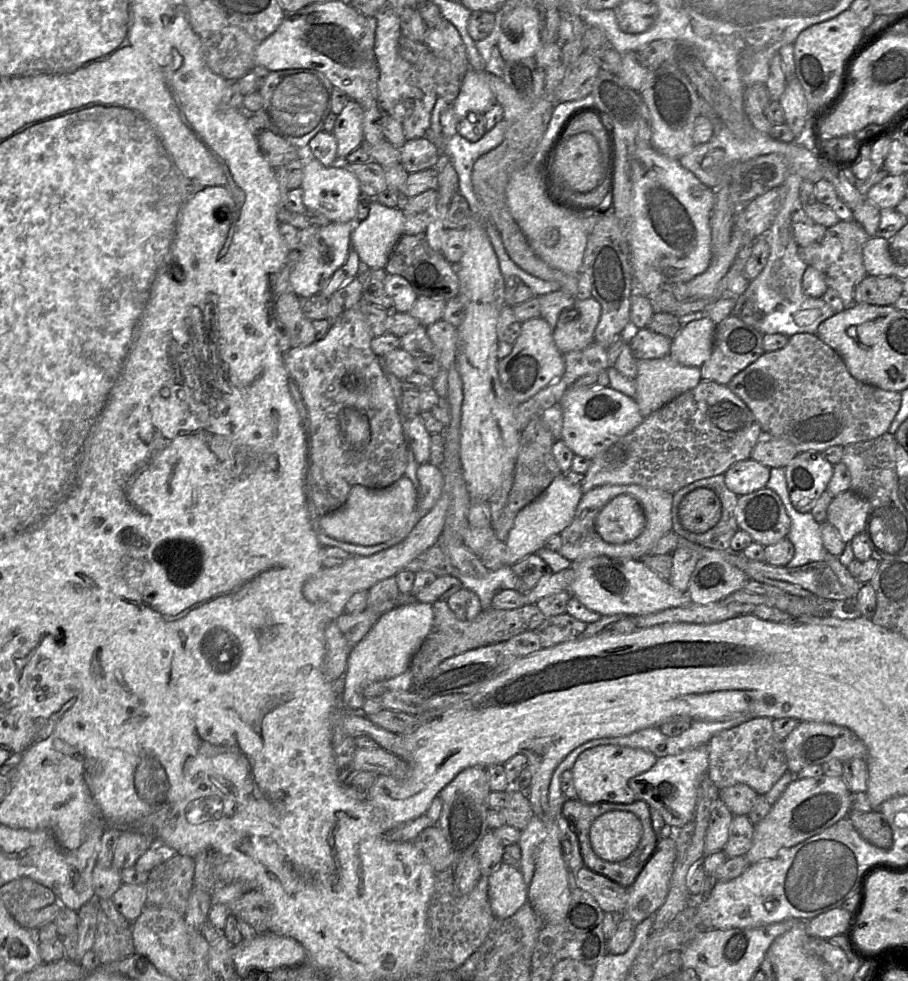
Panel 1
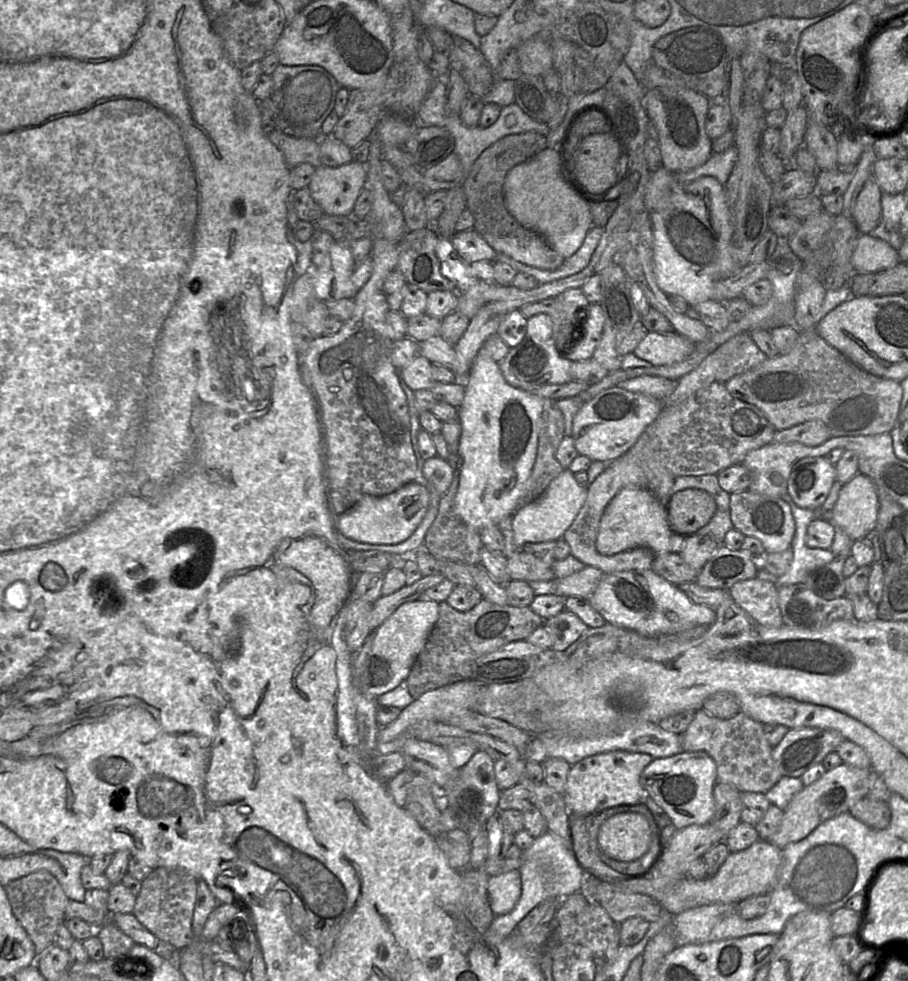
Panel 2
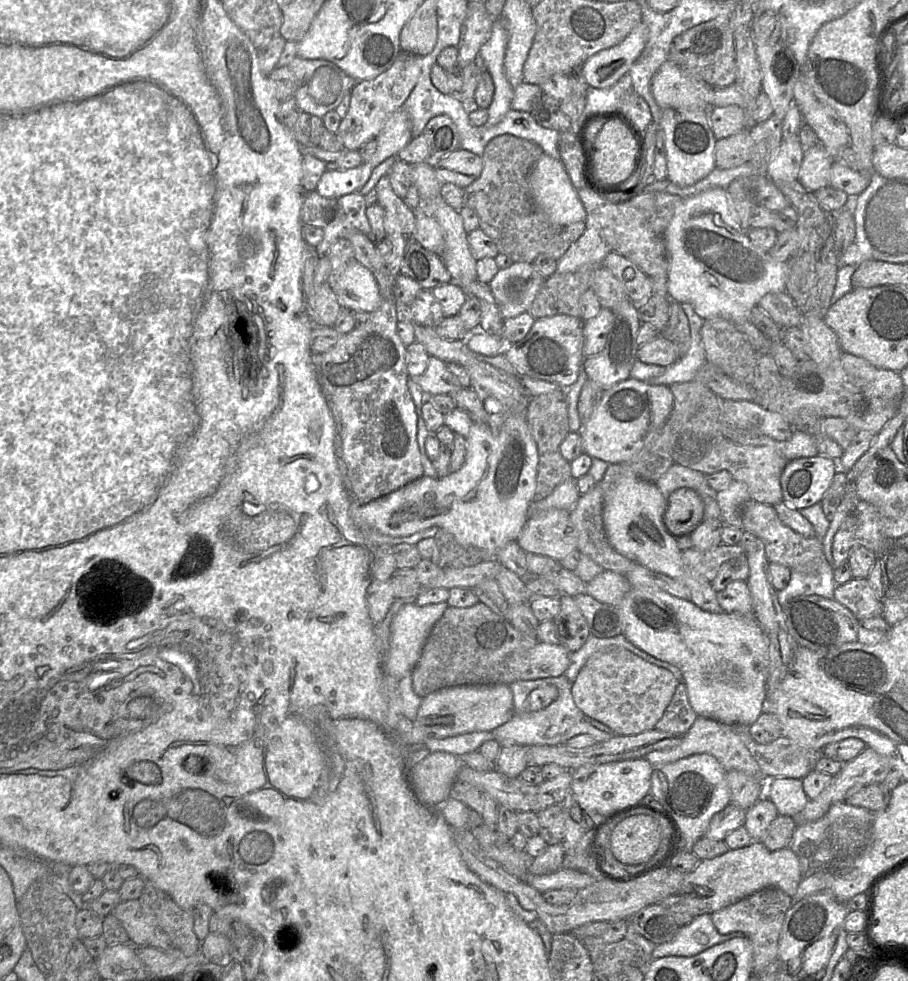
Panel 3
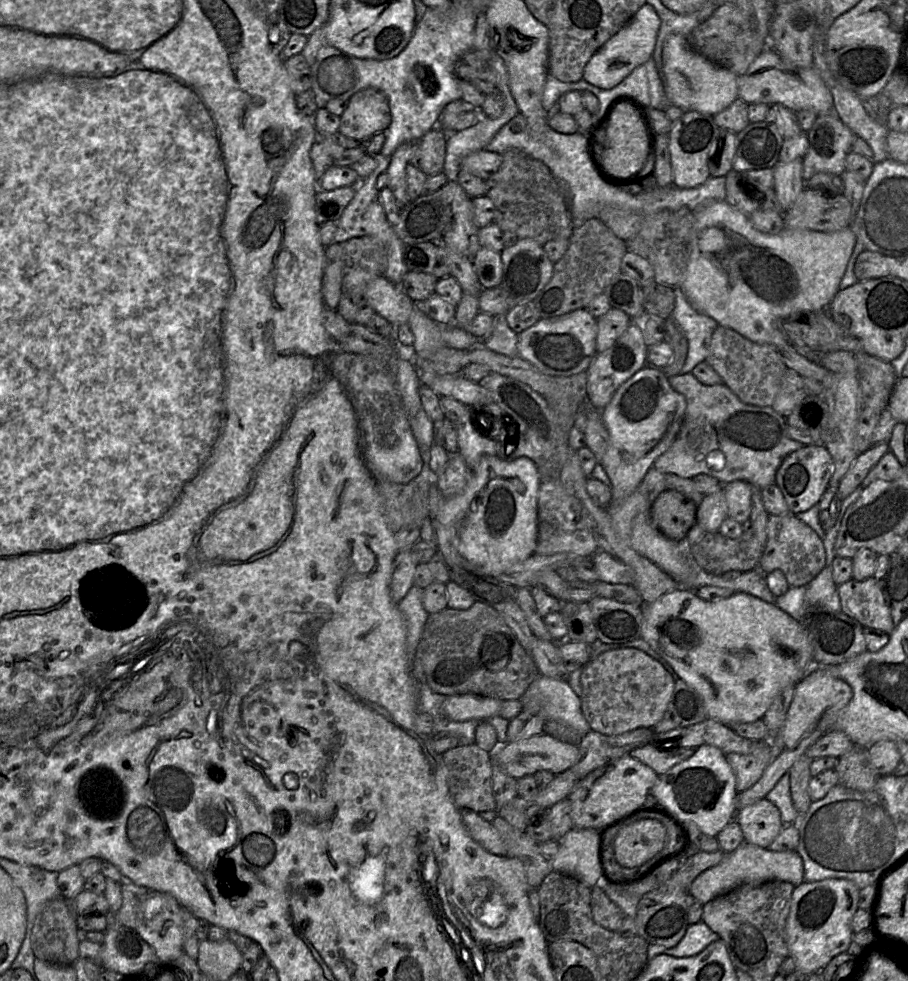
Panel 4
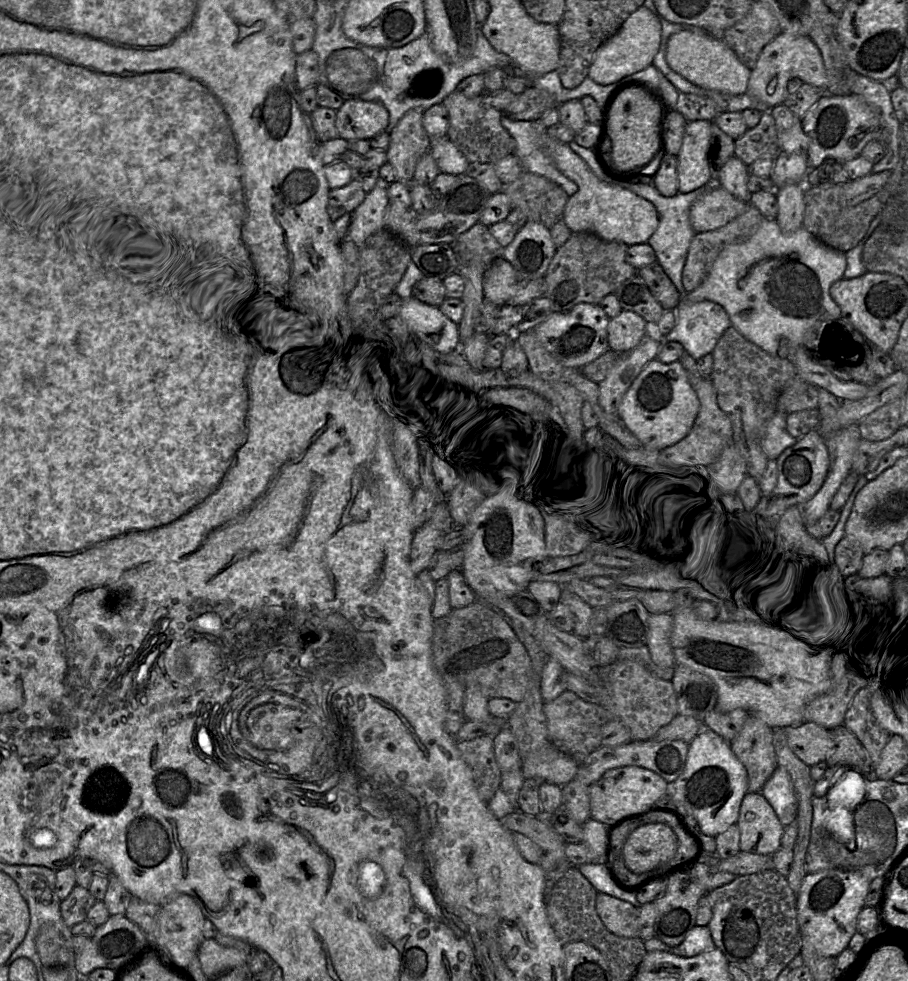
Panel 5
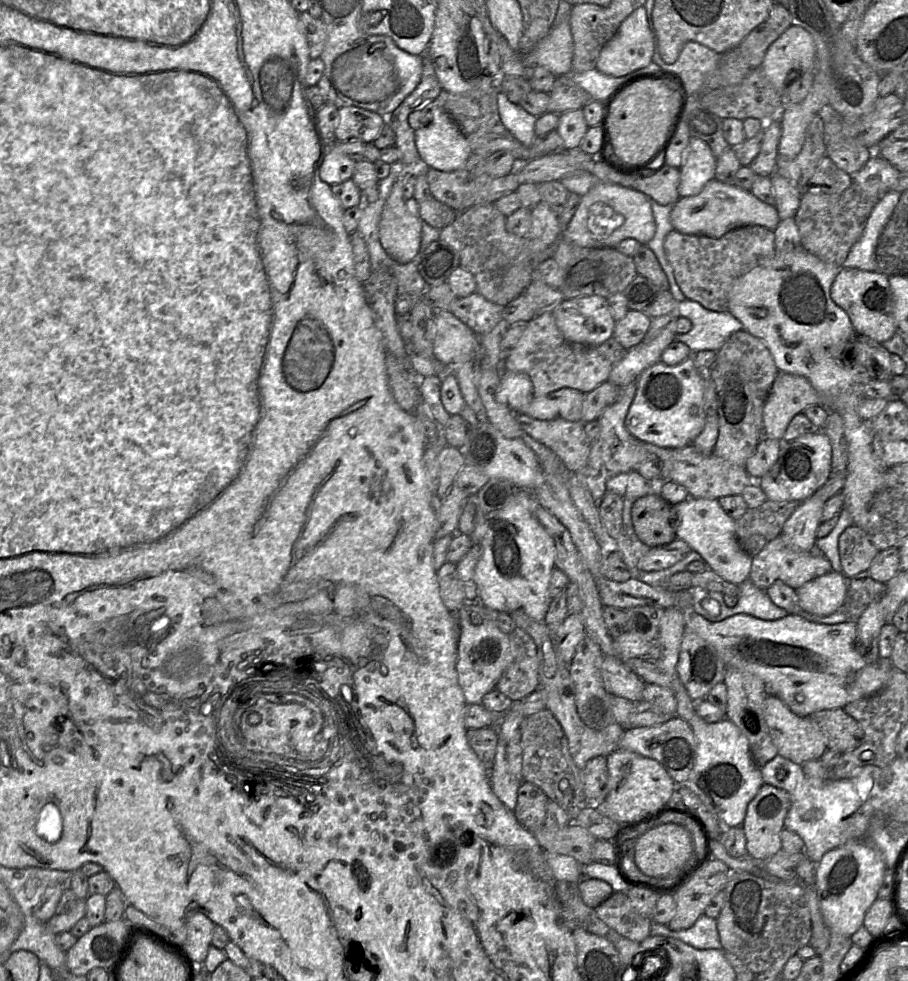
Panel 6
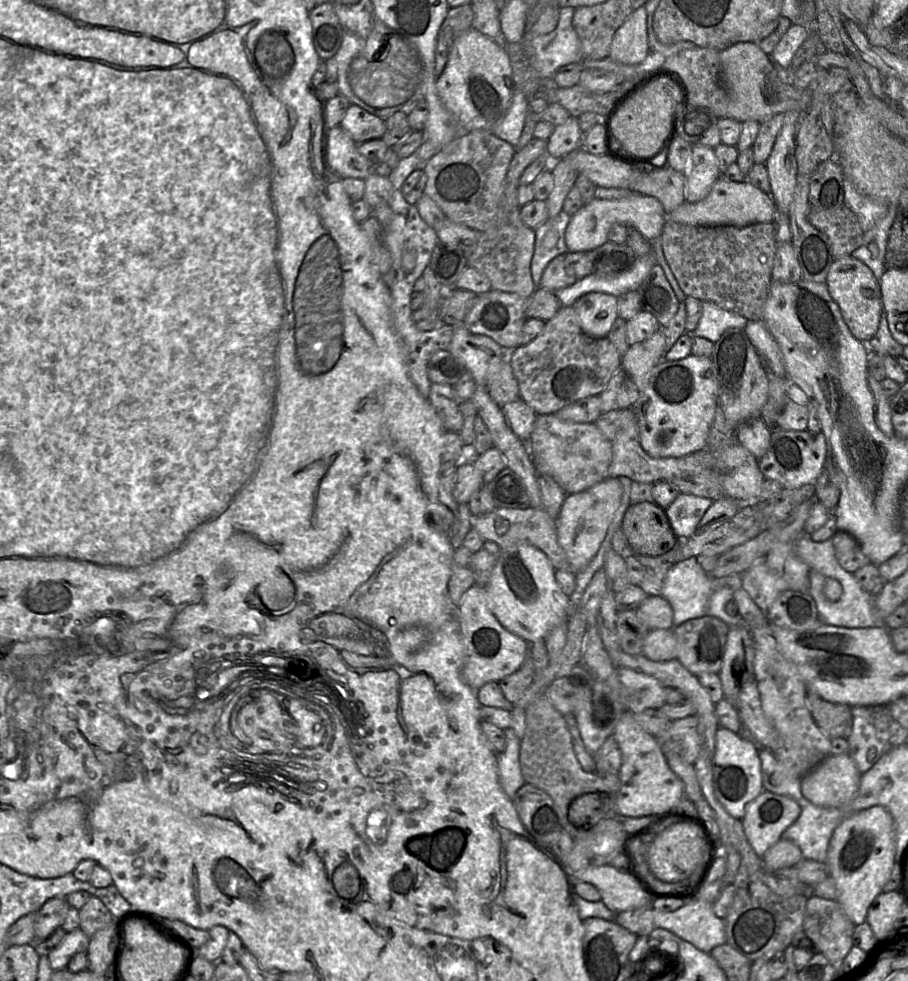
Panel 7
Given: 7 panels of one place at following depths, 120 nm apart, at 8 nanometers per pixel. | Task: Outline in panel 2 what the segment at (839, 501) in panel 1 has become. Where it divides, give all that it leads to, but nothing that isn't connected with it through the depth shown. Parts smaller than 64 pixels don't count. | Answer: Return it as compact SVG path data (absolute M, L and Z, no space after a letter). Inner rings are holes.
M858 473L842 484L829 522L856 541L868 537L874 530L878 510L879 497L874 483Z

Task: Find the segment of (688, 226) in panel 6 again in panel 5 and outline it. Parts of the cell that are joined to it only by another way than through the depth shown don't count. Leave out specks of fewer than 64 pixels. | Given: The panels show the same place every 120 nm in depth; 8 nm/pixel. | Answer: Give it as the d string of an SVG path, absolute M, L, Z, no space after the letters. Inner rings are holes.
M718 184L706 188L690 208L690 223L696 233L726 225L743 214L750 203L734 197Z

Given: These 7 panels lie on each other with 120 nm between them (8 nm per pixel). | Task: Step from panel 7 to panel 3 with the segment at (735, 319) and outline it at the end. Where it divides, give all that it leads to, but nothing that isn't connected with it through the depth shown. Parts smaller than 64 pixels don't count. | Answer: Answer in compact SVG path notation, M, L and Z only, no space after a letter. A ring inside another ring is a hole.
M680 303L690 327L691 341L687 353L669 365L665 372L648 382L670 386L674 383L688 382L695 379L699 369L706 363L706 353L701 340L701 327L704 323L689 303Z

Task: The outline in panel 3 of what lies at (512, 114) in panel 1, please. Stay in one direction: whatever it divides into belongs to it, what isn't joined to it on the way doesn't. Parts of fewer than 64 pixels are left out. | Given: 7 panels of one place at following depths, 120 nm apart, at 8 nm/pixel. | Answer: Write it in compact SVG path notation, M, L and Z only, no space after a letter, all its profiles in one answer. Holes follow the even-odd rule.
M512 134L497 136L487 144L481 155L483 161L481 174L464 188L464 206L475 211L479 220L479 228L495 242L498 251L509 256L513 262L533 263L539 255L547 255L559 260L568 247L585 231L585 222L559 226L549 221L536 208L531 195L529 177L542 154L542 148L533 141Z

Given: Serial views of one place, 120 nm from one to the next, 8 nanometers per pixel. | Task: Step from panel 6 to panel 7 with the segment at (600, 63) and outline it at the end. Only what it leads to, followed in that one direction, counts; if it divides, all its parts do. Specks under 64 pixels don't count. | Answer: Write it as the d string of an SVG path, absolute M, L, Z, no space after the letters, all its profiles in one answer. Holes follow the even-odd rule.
M643 5L615 32L608 57L621 64L637 65L646 58L649 51L647 13Z

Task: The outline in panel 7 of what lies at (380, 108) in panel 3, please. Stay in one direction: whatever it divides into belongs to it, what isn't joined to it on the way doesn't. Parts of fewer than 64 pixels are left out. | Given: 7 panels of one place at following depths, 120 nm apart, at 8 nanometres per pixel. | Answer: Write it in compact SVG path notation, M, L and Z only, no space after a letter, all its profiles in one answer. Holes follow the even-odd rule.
M351 104L339 125L357 144L381 139L385 124L379 117Z

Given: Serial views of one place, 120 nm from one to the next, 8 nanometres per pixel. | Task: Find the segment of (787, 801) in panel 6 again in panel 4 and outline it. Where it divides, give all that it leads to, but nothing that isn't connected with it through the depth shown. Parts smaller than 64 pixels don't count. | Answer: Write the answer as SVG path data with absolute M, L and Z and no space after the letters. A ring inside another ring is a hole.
M765 798L738 809L734 820L743 832L745 843L765 849L785 826L778 808Z

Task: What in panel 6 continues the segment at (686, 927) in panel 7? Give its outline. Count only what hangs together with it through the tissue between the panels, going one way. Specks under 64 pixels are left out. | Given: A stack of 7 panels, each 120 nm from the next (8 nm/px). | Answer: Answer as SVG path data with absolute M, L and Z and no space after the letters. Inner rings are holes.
M704 914L690 928L673 930L673 937L696 949L722 949L716 919Z

